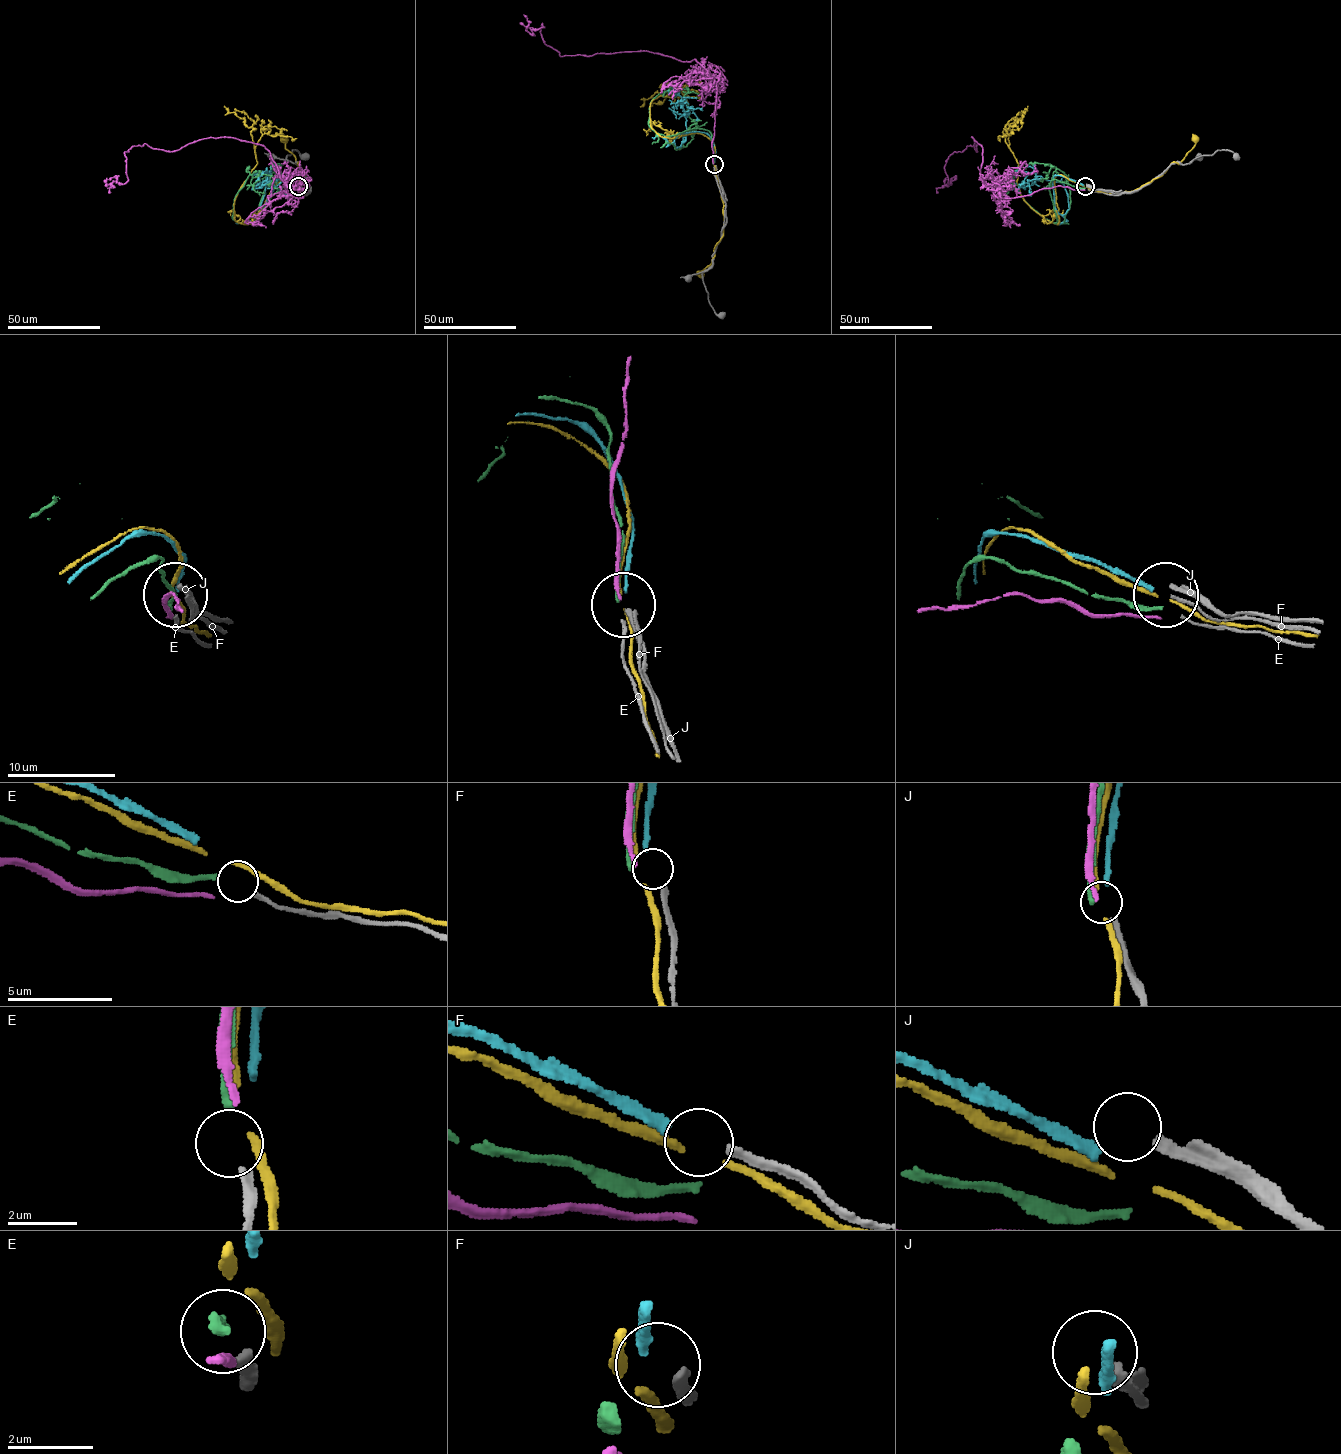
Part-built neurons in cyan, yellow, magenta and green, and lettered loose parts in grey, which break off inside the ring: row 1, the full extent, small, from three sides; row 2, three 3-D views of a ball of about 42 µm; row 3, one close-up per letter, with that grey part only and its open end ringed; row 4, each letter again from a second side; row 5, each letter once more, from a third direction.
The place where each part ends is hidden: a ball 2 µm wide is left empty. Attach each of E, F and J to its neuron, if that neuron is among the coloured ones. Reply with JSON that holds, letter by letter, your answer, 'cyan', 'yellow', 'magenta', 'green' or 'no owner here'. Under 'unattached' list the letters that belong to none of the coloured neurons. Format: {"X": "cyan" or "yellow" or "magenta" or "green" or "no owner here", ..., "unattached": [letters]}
{"E": "green", "F": "cyan", "J": "no owner here", "unattached": ["J"]}

